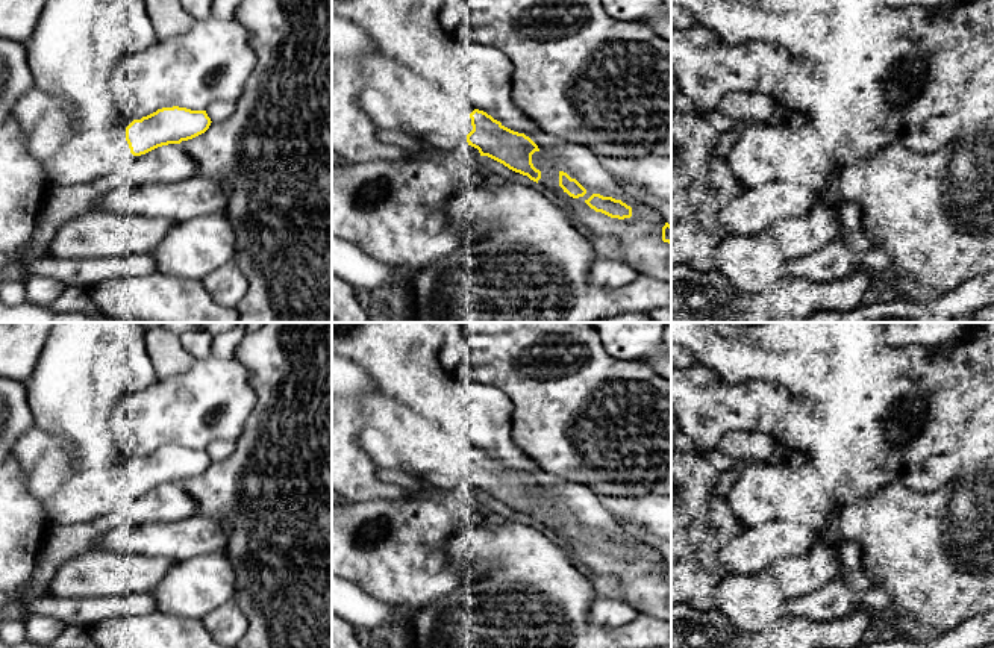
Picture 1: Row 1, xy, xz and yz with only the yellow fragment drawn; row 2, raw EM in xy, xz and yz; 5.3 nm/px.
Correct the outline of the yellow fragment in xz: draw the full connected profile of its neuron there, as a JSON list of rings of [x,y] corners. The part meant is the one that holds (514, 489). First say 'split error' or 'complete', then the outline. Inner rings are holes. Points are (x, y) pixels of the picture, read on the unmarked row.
split error | [[[373,392],[364,401],[364,407],[371,419],[371,424],[383,431],[391,447],[397,451],[405,466],[412,475],[423,477],[429,472],[438,472],[444,477],[467,480],[468,484],[479,489],[480,495],[488,495],[509,509],[527,515],[536,521],[541,518],[541,510],[532,503],[532,494],[539,491],[538,484],[524,472],[514,471],[505,466],[483,450],[474,448],[470,454],[467,447],[455,444],[435,424],[426,421],[405,403],[380,392]]]

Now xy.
complete | [[[162,447],[141,459],[133,459],[126,466],[126,480],[130,492],[141,495],[162,484],[192,478],[205,472],[211,462],[206,450]]]

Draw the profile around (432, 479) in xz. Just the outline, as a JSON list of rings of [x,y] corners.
[[[438,472],[424,474],[421,480],[424,481],[427,491],[432,491],[433,488],[436,488],[438,494],[441,494],[447,486],[445,477]]]

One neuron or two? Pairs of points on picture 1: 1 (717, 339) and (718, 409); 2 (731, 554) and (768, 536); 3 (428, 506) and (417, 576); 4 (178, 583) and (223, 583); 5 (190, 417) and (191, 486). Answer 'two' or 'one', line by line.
1: two
2: one
3: one
4: one
5: two

